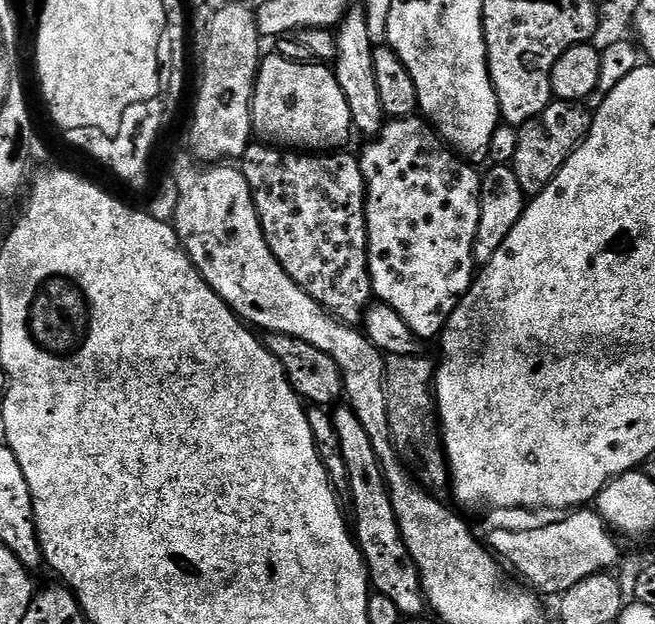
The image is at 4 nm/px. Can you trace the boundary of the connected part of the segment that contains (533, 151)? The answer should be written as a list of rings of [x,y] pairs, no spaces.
[[[557,100],[542,110],[530,122],[519,125],[518,150],[510,167],[518,174],[518,186],[522,186],[525,197],[531,198],[542,194],[546,186],[562,170],[562,166],[572,157],[572,151],[583,144],[592,125],[593,113],[583,103],[575,100]]]

